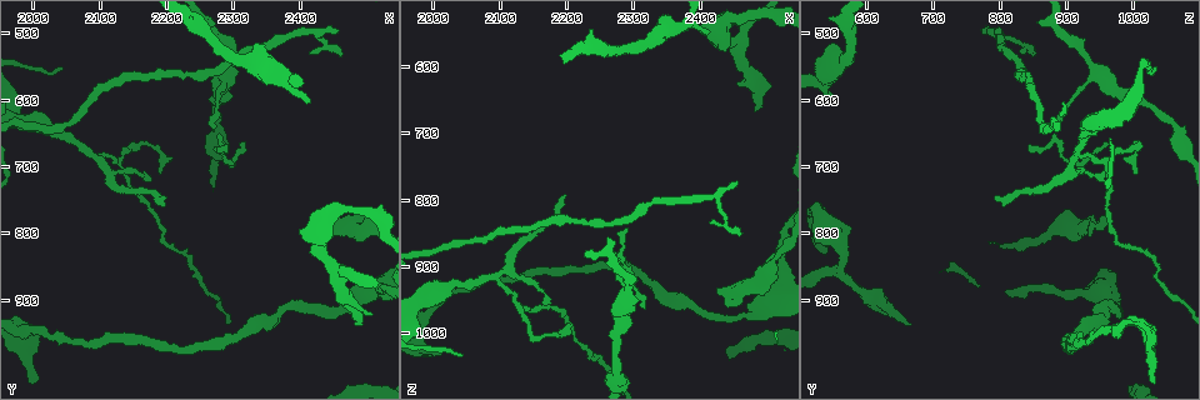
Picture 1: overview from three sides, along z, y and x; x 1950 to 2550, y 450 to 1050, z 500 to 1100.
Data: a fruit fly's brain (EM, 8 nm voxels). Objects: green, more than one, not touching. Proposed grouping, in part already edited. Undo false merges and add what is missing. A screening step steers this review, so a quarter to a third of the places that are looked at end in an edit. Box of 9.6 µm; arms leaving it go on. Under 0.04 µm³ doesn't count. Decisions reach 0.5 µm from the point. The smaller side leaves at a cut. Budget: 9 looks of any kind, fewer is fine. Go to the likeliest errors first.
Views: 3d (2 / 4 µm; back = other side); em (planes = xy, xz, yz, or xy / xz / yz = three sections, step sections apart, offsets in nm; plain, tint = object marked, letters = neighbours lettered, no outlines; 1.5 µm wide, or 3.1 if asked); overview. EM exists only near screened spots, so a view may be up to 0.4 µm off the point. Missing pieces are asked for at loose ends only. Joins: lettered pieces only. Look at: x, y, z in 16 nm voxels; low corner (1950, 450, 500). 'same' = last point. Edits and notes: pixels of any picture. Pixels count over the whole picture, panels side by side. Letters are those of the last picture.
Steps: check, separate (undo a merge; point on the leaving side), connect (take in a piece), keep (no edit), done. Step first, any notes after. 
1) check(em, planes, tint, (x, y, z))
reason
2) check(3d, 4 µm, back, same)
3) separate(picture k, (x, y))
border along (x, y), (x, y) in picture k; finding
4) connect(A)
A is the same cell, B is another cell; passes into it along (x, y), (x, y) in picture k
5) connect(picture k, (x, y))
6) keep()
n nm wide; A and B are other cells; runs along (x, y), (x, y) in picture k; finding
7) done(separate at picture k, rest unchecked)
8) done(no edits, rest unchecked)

check(3d, 4 µm, (2480, 940, 670))
branch stops here

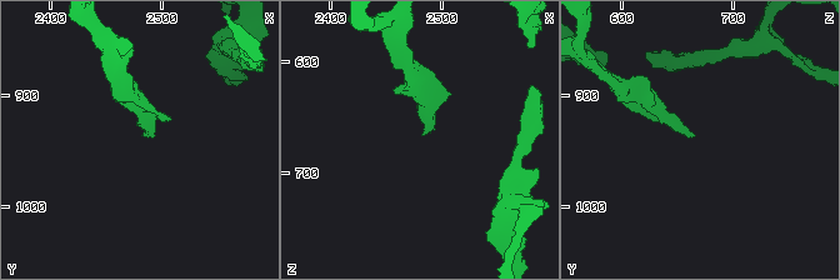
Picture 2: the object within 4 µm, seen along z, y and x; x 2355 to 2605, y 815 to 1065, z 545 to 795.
check(em, xz, step 8, tint, (2480, 938, 668))
shape alone is not enough

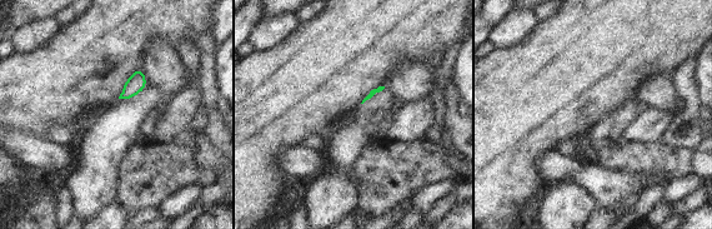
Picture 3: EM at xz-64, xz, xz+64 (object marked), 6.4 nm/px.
check(em, planes, letters, same)
another direction

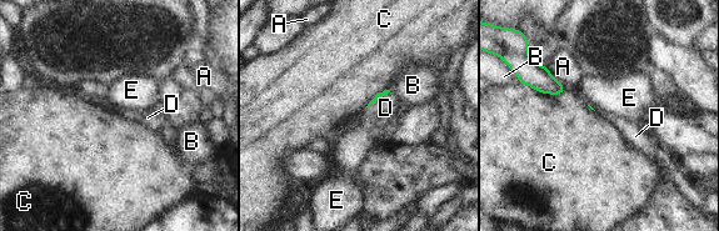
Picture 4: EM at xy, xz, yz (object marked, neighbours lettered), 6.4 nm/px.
connect(D)
C touches over 320 nm; D is the same cell, A, B, C and E are other cells; passes into it along (384, 93), (378, 99), (385, 108) in picture 4; the cell continues

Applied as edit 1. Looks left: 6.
check(overview)
redraw

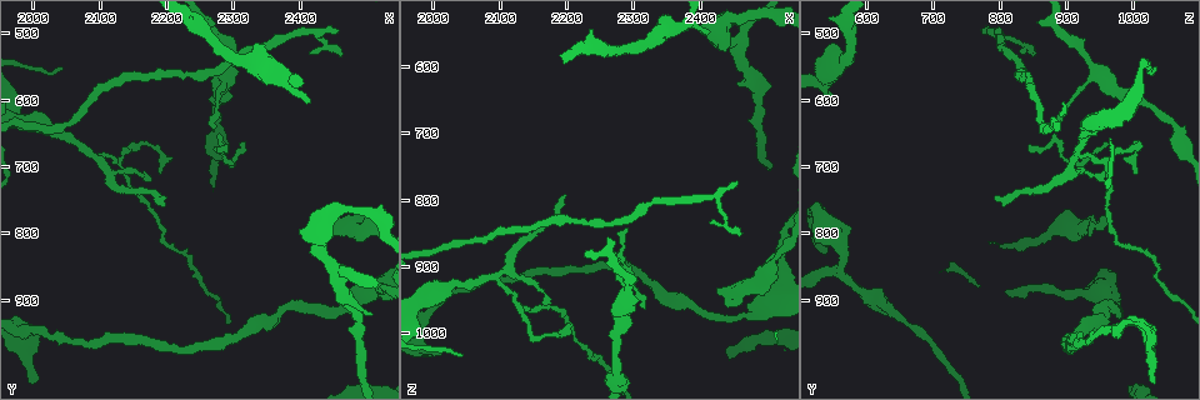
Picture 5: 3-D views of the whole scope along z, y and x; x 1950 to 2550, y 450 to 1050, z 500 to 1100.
check(em, xz, step 8, tint, (2410, 605, 545))
an open end

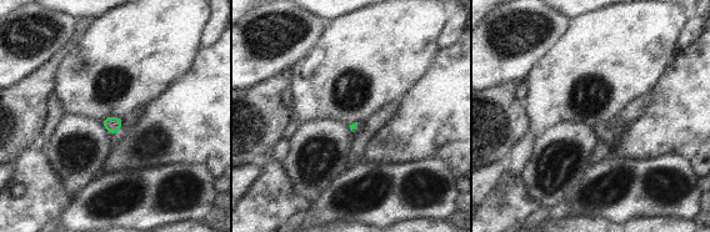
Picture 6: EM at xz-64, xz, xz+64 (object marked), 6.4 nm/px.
check(em, xy, step 4, letters, same)
cut it another way

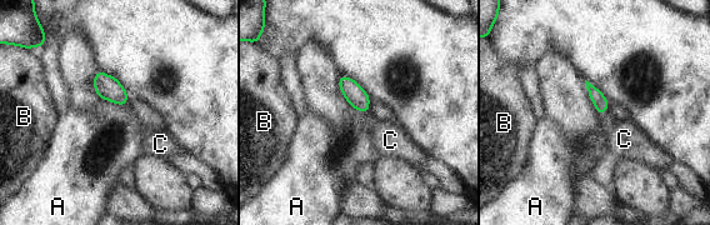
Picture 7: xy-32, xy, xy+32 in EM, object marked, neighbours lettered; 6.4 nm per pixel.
connect(C)
C is the same cell, A and B are other cells; the cell continues

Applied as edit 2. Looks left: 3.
check(overview)

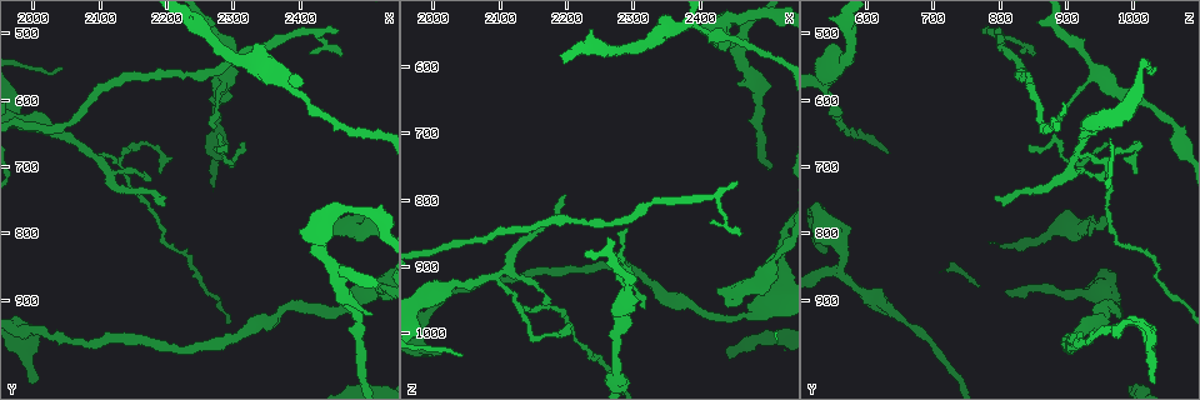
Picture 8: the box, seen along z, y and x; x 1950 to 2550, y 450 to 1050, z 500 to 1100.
check(em, planes, letters, (2290, 550, 940))
thick turns thin

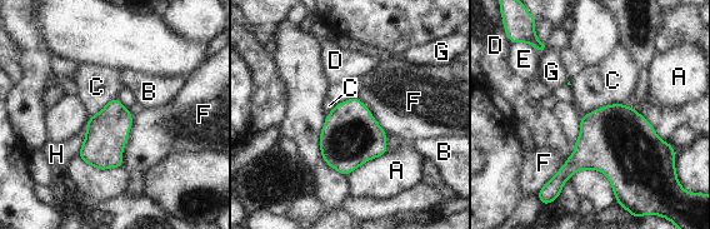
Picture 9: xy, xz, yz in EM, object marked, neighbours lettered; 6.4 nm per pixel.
keep()
280 nm wide; A, B, C, D, E, F, G and H are other cells; border along (623, 103), (606, 104), (581, 117) in picture 9; all the same cell

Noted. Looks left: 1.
done(connect at picture 4, connect at picture 7, rest unchecked)

